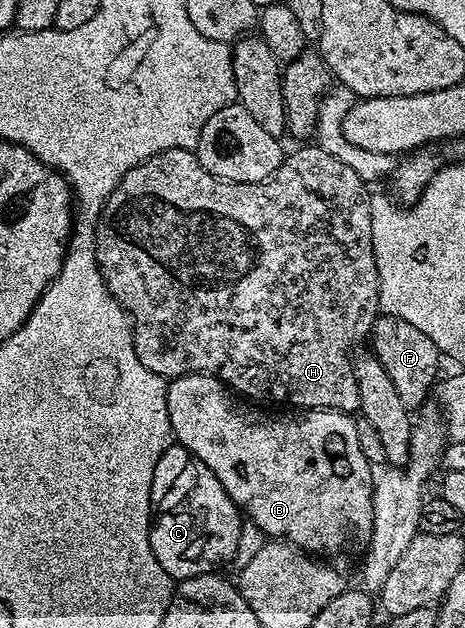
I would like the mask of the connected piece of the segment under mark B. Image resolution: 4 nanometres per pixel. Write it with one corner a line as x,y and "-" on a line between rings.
182,375
178,379
169,380
166,389
166,408
168,409
173,438
185,447
191,455
195,455
218,478
230,500
245,512
249,522
256,524
266,537
273,537
278,541
289,541
298,549
344,546
350,539
350,535
346,531
353,529
354,518
359,515
362,521
369,520
372,513
370,495
374,492
374,479
372,474
370,475
372,465
364,457
364,453
358,444
358,429
355,420
353,418
350,420
348,416
341,415
341,410
338,409
310,409
305,412
306,419
265,419
262,415
249,415
244,408
238,407
237,401
239,402
233,394
223,390
218,379
211,375

